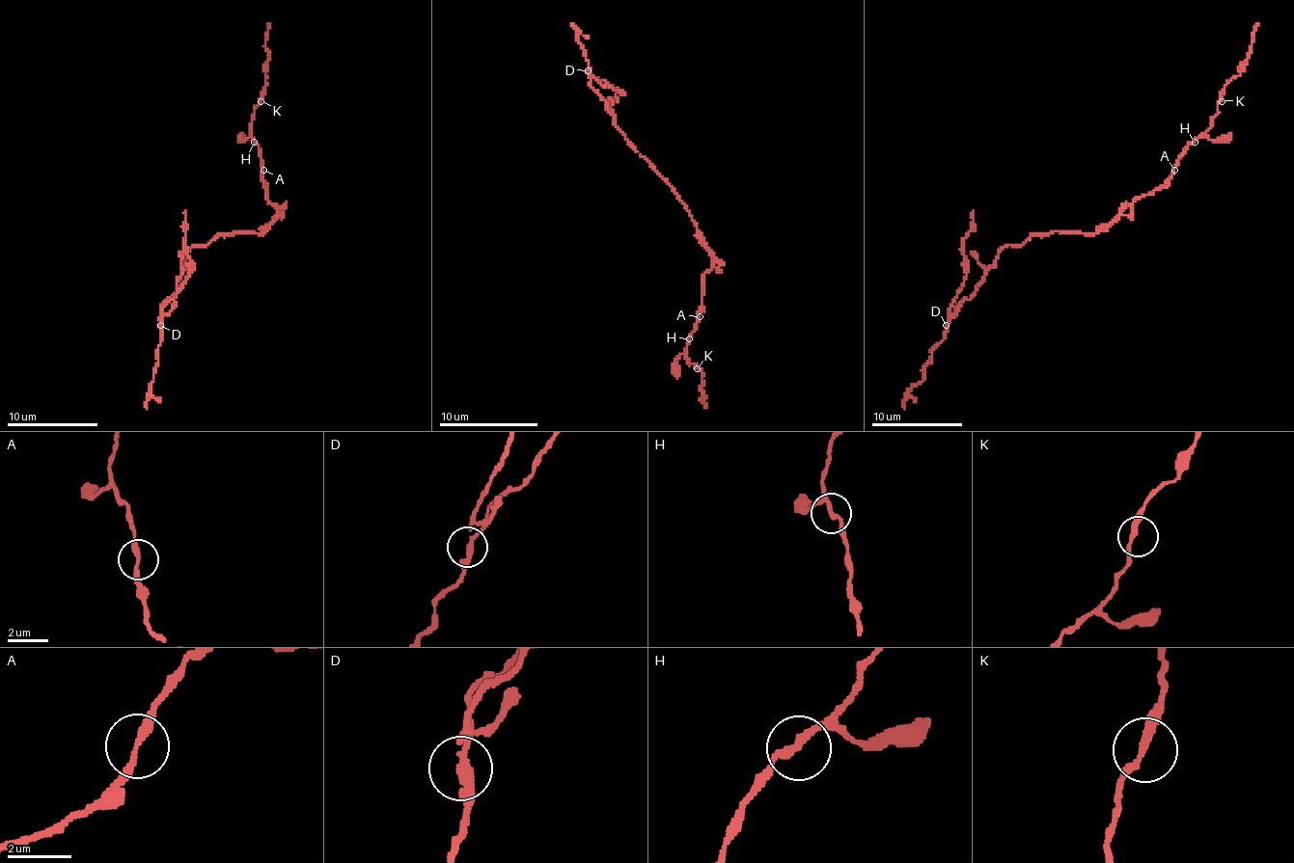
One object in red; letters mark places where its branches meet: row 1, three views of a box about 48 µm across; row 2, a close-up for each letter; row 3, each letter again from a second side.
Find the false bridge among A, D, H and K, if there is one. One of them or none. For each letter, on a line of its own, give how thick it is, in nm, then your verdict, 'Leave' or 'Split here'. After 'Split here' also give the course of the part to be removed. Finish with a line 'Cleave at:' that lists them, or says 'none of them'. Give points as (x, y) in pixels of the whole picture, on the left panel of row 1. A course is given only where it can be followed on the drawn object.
A: Thickness 240 nm. Leave
D: Thickness 240 nm. Split here. Course of the part to remove: (160, 325), (160, 310), (188, 274), (190, 256), (185, 238), (185, 210)
H: Thickness 220 nm. Leave
K: Thickness 260 nm. Leave
Cleave at: D

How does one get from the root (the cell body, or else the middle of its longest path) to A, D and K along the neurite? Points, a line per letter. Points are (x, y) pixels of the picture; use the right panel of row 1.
A: (1081, 230), (1103, 230), (1135, 199), (1158, 190), (1174, 170)
D: (1081, 230), (1032, 233), (1021, 245), (1007, 245), (977, 290), (946, 325)
K: (1081, 230), (1103, 230), (1135, 199), (1158, 190), (1171, 174), (1178, 155), (1210, 126), (1210, 120), (1222, 101)

